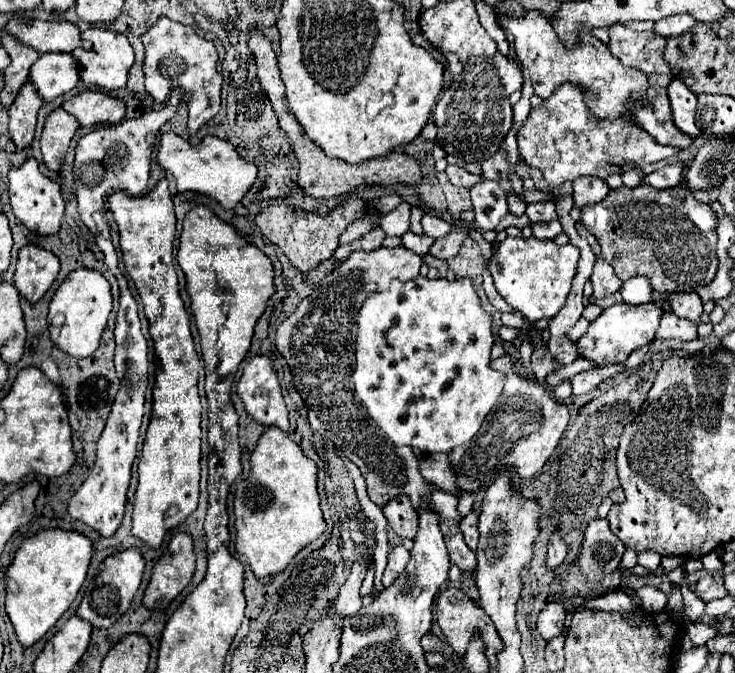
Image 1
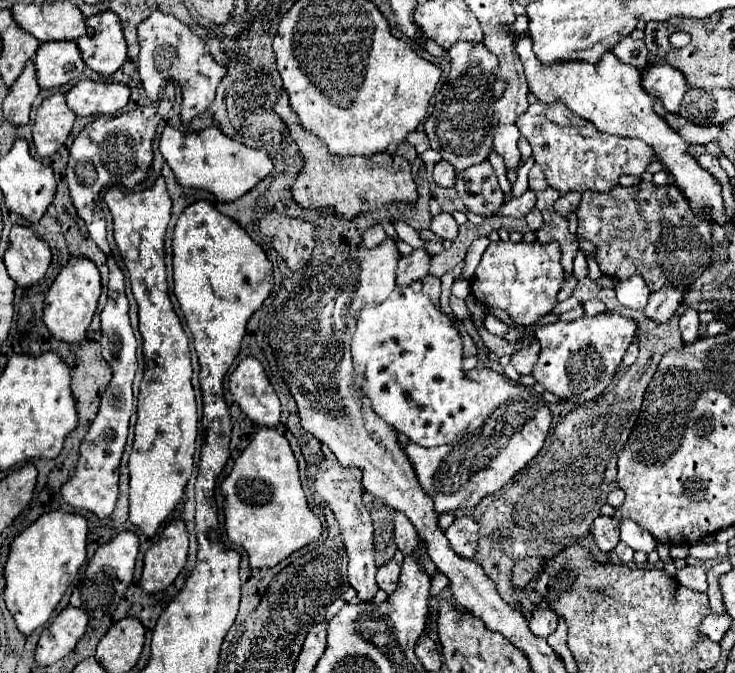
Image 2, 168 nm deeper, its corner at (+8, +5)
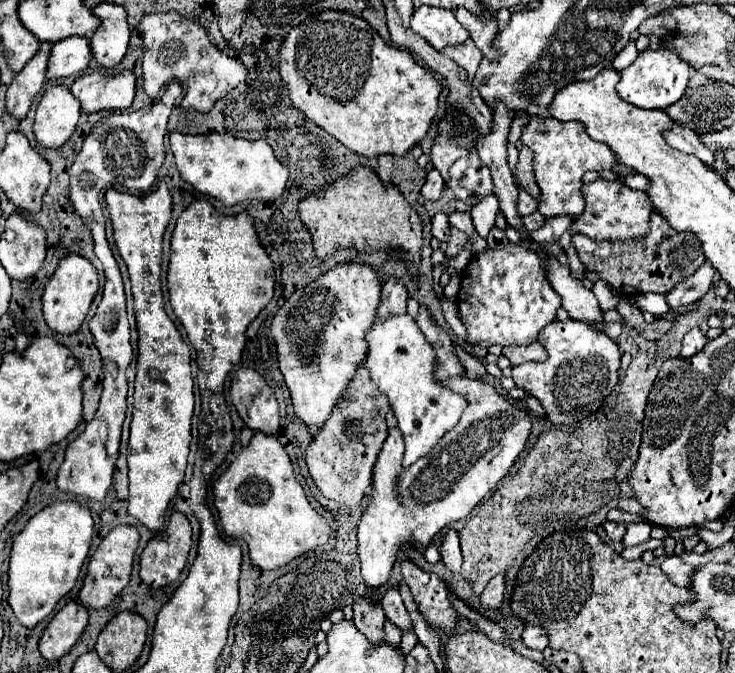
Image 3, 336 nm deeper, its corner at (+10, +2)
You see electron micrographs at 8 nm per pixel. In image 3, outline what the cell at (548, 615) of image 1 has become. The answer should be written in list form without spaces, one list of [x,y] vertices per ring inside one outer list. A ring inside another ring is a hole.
[[[526,625],[524,633],[522,633],[522,643],[528,649],[536,649],[536,651],[544,651],[548,647],[548,633],[542,627],[532,627]]]

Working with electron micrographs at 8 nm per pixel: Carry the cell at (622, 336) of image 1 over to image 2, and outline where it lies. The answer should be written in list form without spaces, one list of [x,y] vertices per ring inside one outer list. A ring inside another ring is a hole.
[[[610,310],[592,318],[582,316],[572,322],[546,324],[536,330],[536,338],[542,350],[532,376],[548,392],[560,396],[562,400],[584,404],[600,396],[610,384],[628,344],[636,338],[636,330],[636,322],[630,316],[622,316]]]

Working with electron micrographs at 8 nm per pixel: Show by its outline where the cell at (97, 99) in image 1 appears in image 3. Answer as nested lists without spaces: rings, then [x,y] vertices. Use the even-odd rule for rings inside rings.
[[[132,71],[118,75],[84,73],[70,87],[72,95],[80,101],[82,113],[94,113],[102,109],[124,111],[132,105],[136,93],[136,77]]]

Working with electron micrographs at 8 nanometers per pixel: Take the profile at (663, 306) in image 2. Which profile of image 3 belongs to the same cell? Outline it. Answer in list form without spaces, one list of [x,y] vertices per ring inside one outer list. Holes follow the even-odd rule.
[[[704,261],[694,275],[690,275],[682,283],[678,283],[672,291],[668,291],[666,301],[670,303],[670,307],[680,307],[680,305],[690,305],[694,301],[700,301],[712,287],[714,275],[716,275],[714,267],[708,261]]]

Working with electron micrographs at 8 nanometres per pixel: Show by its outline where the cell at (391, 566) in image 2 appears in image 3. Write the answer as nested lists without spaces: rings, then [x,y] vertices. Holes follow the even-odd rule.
[[[388,589],[388,593],[382,599],[382,609],[384,609],[388,621],[392,625],[396,625],[400,631],[412,631],[414,629],[412,619],[410,619],[410,615],[400,599],[400,593],[396,589]]]

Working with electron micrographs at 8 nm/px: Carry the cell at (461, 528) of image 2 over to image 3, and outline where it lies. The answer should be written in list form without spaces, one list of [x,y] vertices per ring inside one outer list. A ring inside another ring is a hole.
[[[450,529],[450,531],[446,533],[446,537],[442,539],[442,545],[440,545],[440,557],[442,557],[442,563],[444,563],[452,573],[460,573],[462,553],[460,553],[460,543],[458,543],[458,531]]]

